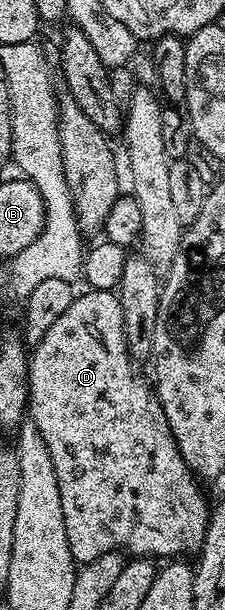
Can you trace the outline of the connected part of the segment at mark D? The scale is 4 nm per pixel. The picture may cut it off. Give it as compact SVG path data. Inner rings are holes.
M95 292L75 295L72 306L48 326L48 334L33 345L32 355L28 360L30 366L30 403L28 416L40 430L40 438L48 445L48 454L52 454L52 466L56 466L56 482L60 482L60 502L64 506L64 530L68 534L68 546L72 550L75 561L79 565L92 562L109 551L119 551L134 558L178 558L181 552L201 553L202 540L206 536L208 504L202 493L203 485L199 483L193 472L187 468L184 458L178 449L176 438L168 426L168 418L164 418L164 410L158 401L158 393L154 391L151 381L137 372L135 361L130 358L130 351L124 338L124 314L120 310L120 302L114 292Z

